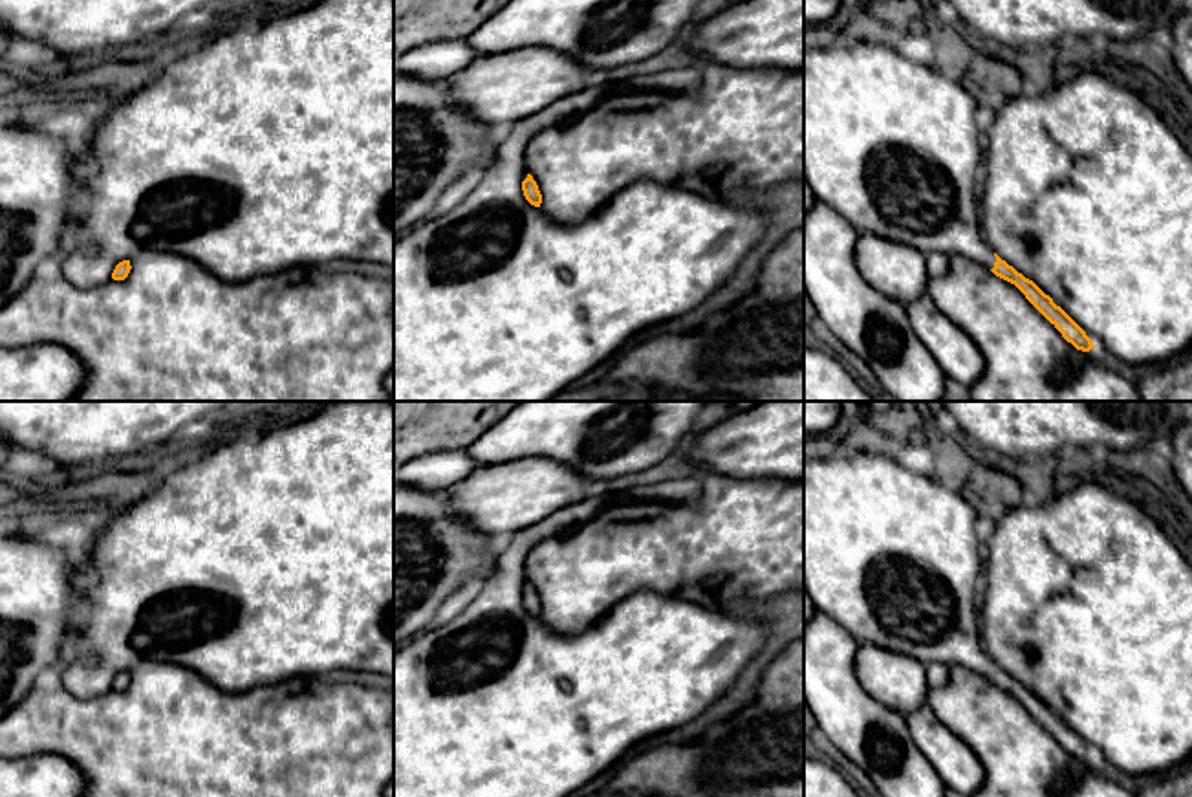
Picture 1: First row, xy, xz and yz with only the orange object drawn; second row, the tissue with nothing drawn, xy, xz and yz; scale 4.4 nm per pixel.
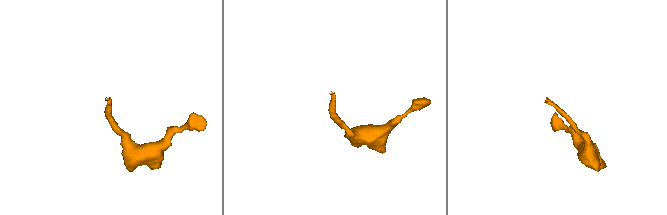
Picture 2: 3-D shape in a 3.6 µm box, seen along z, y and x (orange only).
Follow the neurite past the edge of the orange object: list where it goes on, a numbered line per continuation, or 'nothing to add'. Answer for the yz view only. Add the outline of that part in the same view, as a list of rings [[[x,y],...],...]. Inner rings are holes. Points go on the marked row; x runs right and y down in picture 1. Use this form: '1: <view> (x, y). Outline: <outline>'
1: yz (892, 145). Outline: [[[873,42],[804,46],[804,178],[807,187],[857,233],[872,233],[883,240],[916,247],[925,257],[961,255],[992,269],[996,257],[980,235],[983,139],[976,112],[978,104],[959,75],[919,64],[899,48]]]

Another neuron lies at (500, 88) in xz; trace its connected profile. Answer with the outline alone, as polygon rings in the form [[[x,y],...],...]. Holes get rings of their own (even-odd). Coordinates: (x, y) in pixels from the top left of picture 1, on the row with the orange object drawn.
[[[540,46],[478,55],[447,79],[452,103],[489,128],[511,126],[558,99],[604,82],[606,71],[586,68],[573,55]]]

